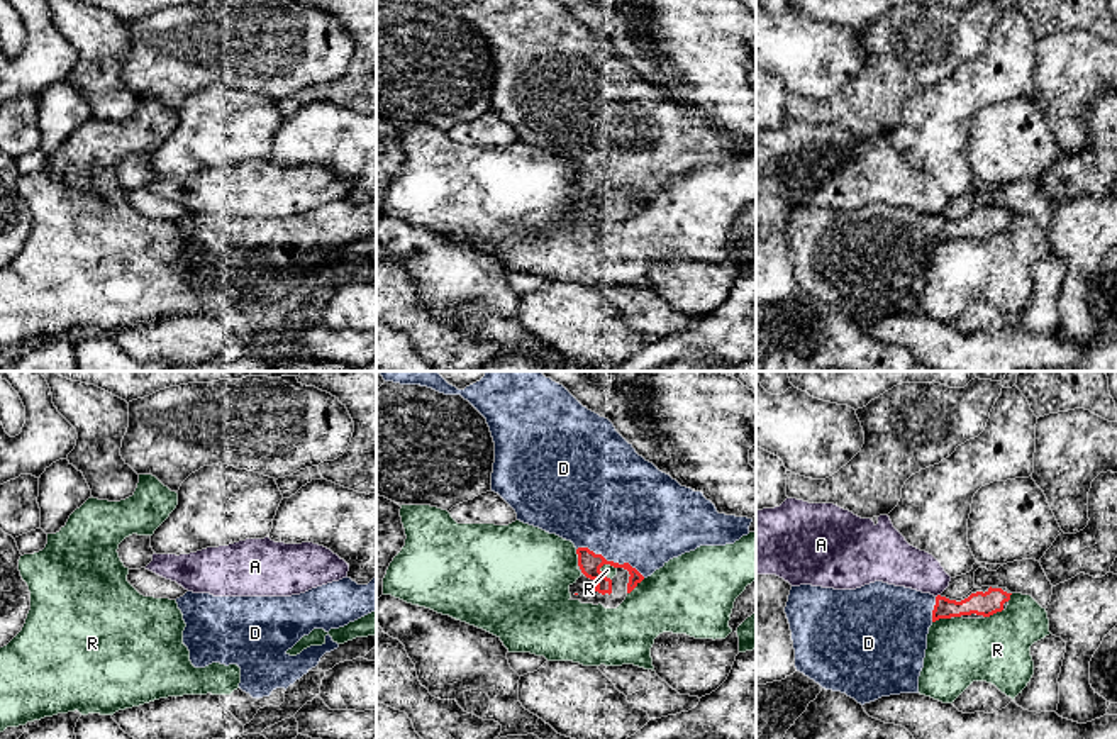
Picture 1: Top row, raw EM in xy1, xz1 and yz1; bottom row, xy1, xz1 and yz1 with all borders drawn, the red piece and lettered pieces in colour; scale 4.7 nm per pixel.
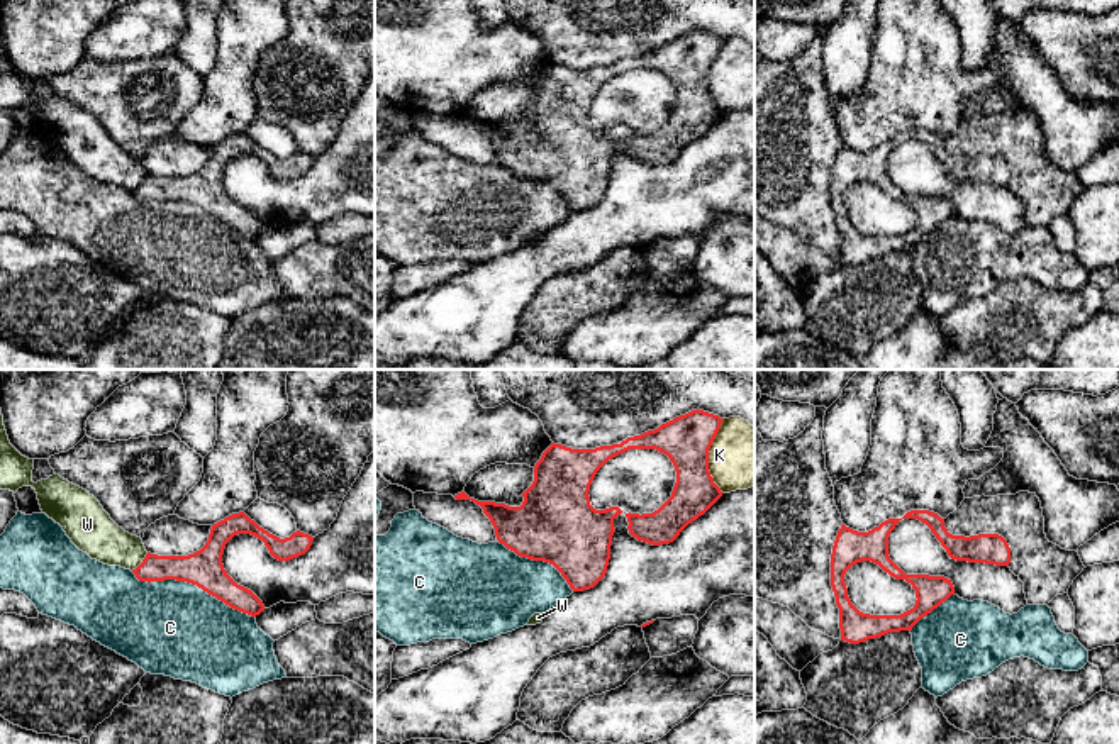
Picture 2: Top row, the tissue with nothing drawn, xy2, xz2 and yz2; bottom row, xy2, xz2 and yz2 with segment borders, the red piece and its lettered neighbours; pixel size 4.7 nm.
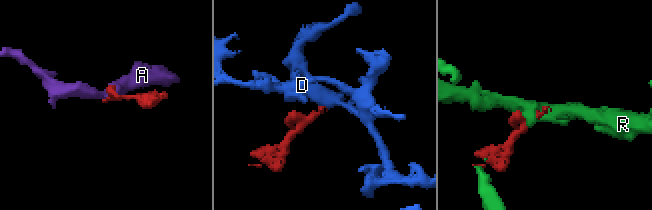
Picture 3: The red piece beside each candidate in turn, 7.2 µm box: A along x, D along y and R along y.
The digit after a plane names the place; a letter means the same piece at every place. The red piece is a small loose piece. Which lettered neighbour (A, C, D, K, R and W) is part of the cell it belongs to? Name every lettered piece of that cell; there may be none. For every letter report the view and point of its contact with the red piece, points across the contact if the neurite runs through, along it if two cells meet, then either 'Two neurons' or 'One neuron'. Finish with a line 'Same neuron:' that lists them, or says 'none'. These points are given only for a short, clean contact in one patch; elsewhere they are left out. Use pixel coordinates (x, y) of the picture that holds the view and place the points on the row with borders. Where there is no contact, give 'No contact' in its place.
A: Touches red at yz1 (938, 595). Two neurons
C: Touches red at xy2 (194, 583). Two neurons
D: Touches red at xz1 (611, 561). One neuron
K: Touches red at xz2 (707, 456). Two neurons
R: Touches red at xz1 (600, 573). Two neurons
W: Touches red at xy2 (141, 563). Two neurons
Same neuron: D

